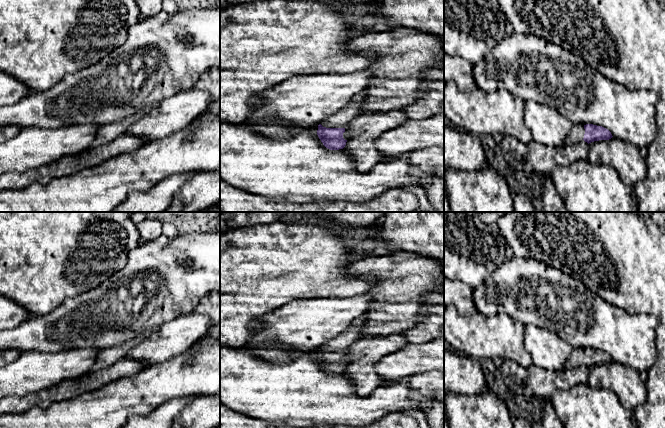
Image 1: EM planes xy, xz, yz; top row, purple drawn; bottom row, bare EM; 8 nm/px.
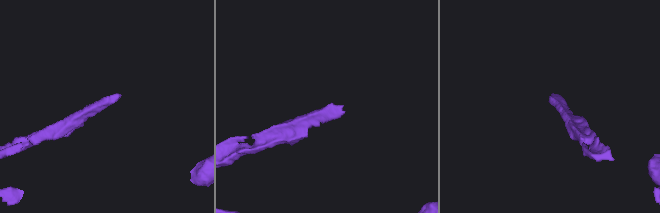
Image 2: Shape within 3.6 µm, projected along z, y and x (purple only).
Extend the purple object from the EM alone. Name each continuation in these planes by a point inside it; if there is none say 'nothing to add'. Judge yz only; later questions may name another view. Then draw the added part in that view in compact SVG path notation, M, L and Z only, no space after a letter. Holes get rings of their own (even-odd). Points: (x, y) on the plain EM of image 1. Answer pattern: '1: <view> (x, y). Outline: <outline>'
1: yz (576, 359). Outline: M574 348L569 360L565 364L565 370L576 368L583 364L585 353L583 349Z

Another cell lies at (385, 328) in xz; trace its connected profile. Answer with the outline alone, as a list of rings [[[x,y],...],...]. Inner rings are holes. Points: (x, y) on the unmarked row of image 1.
[[[406,251],[373,256],[353,261],[345,271],[347,276],[374,278],[377,283],[368,291],[373,302],[365,313],[366,325],[362,338],[404,333],[421,322],[419,302],[428,293],[444,294],[444,272],[433,258]]]

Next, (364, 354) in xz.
[[[403,333],[360,338],[345,352],[349,362],[345,373],[354,383],[357,395],[371,394],[385,382],[377,373],[376,365],[387,355],[409,344]]]

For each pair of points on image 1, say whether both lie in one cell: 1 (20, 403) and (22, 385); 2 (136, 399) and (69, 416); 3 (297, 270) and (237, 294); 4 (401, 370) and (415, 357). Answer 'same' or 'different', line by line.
1: different
2: same
3: same
4: same

